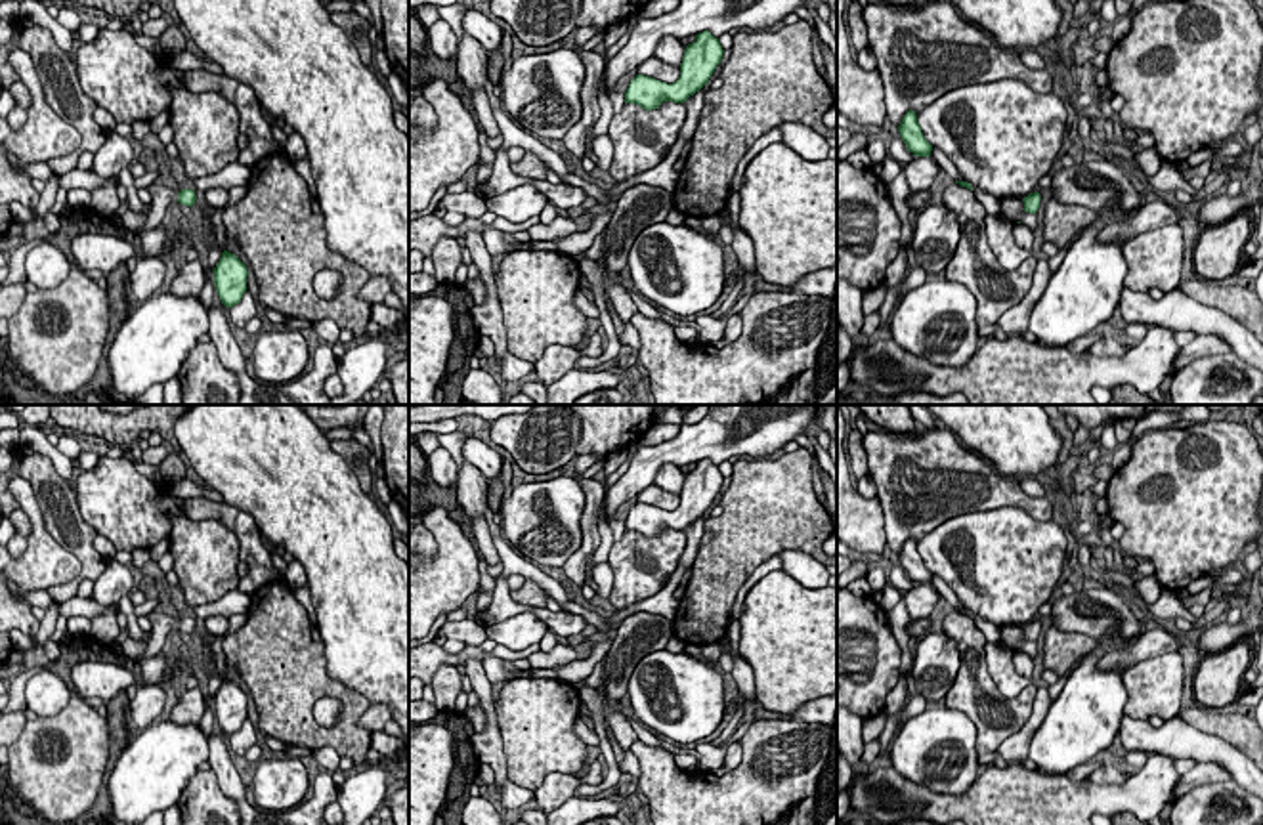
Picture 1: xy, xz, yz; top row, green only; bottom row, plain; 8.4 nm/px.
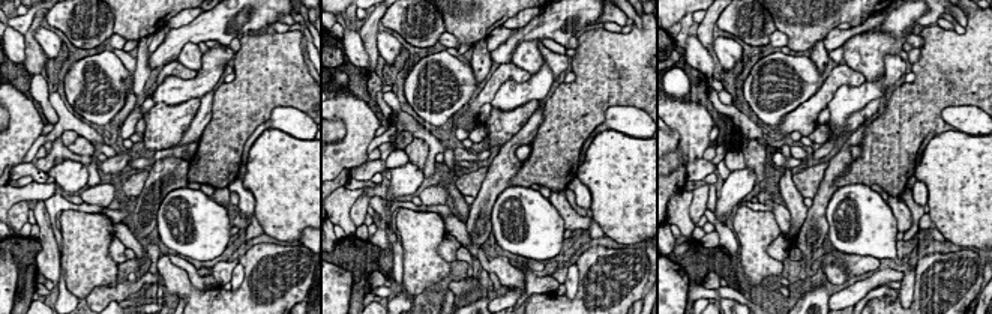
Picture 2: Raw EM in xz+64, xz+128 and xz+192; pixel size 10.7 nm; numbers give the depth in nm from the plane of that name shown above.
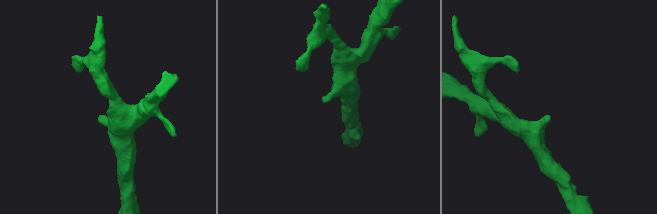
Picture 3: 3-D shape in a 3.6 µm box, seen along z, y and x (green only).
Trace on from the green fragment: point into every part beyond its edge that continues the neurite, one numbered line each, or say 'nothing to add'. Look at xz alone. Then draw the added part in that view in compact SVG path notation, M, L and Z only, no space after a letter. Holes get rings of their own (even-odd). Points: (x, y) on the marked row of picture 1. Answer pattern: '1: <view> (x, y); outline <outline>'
nothing to add

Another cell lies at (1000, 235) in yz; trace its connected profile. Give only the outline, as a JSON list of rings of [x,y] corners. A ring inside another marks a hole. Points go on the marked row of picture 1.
[[[973,183],[971,187],[973,187],[974,197],[988,210],[986,212],[986,237],[988,237],[990,248],[994,250],[1001,267],[1005,267],[1007,271],[1015,271],[1026,258],[1030,258],[1030,252],[1022,250],[1015,243],[1013,223],[1007,222],[999,212],[1001,201],[997,201],[990,193],[984,193]]]

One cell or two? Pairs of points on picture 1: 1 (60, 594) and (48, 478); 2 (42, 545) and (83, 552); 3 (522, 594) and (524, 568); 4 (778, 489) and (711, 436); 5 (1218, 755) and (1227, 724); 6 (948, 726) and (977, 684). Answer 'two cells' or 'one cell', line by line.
1: one cell
2: two cells
3: two cells
4: two cells
5: two cells
6: two cells

